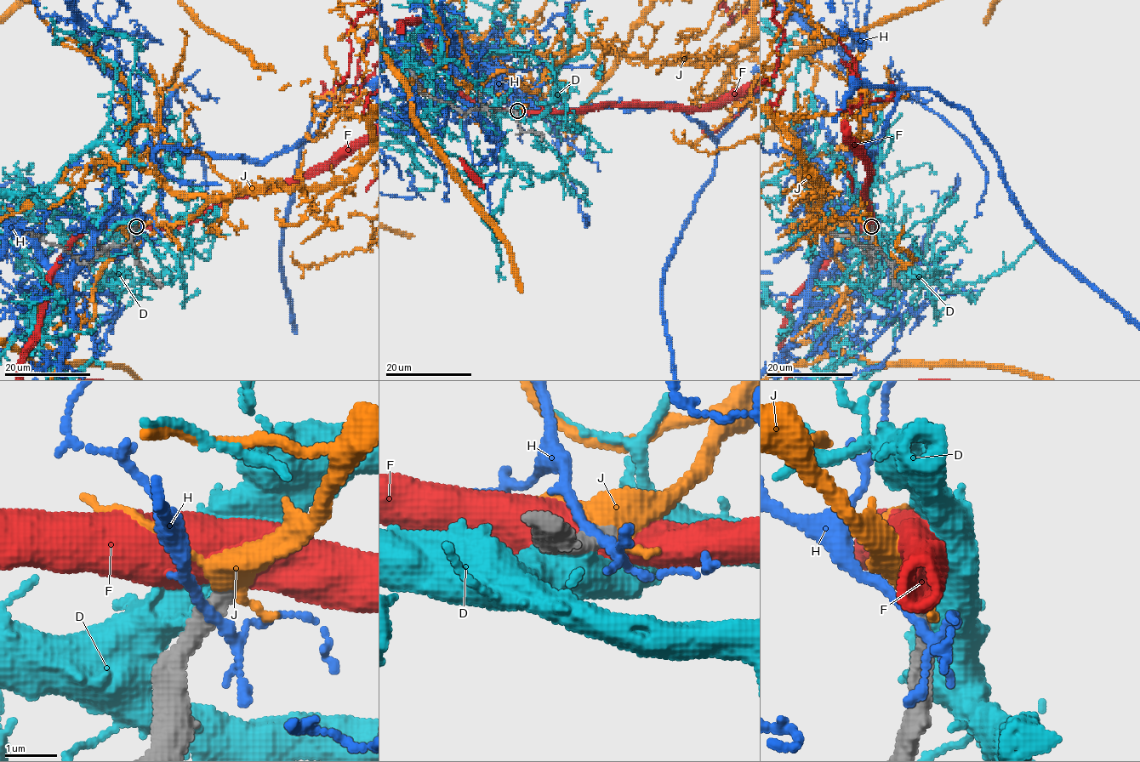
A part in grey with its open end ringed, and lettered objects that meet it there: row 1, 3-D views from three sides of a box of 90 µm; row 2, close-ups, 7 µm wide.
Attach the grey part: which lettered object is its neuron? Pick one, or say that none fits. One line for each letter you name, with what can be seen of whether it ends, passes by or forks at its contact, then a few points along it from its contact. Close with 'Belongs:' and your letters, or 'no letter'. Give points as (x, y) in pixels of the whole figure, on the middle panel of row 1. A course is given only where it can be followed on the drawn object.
J: it forks
Belongs: J

